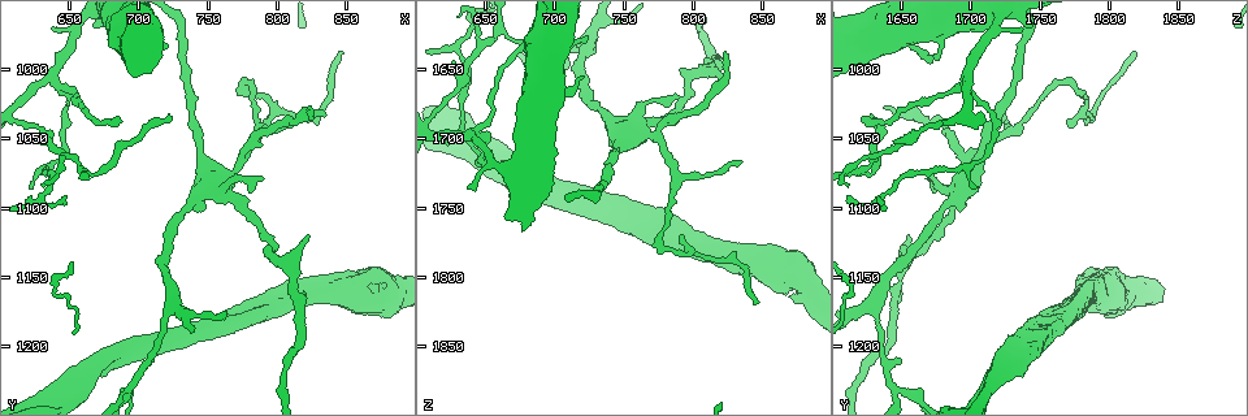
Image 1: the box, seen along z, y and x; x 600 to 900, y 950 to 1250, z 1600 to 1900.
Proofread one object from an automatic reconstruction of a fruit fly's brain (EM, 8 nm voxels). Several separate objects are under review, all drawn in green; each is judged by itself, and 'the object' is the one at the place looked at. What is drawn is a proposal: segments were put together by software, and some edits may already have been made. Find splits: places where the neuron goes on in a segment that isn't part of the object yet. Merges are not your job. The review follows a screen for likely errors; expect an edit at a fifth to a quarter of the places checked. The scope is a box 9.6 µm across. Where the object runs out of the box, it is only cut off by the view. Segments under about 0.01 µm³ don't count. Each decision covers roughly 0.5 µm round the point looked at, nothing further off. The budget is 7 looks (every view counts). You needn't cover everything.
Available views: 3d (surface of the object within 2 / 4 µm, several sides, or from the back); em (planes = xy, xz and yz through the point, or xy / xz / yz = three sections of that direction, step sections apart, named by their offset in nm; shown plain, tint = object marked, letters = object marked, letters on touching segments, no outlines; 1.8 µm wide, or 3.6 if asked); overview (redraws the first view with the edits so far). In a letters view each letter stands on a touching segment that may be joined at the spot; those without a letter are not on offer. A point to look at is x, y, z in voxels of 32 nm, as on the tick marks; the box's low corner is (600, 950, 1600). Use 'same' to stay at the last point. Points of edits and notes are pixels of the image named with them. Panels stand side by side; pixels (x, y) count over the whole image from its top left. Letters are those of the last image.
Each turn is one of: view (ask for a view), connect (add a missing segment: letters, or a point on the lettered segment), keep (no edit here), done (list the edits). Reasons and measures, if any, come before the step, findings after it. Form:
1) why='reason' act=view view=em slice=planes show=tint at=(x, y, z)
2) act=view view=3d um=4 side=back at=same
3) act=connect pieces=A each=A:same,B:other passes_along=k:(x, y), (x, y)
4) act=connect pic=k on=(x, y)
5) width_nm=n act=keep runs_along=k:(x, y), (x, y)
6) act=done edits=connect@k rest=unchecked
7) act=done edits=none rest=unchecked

act=view view=3d um=4 at=(642, 970, 1738)

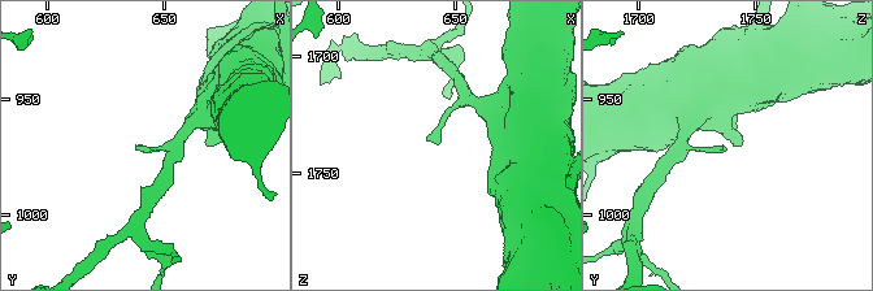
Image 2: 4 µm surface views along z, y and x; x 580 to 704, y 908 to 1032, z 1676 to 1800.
act=view view=em slice=planes show=letters at=(641, 969, 1738)

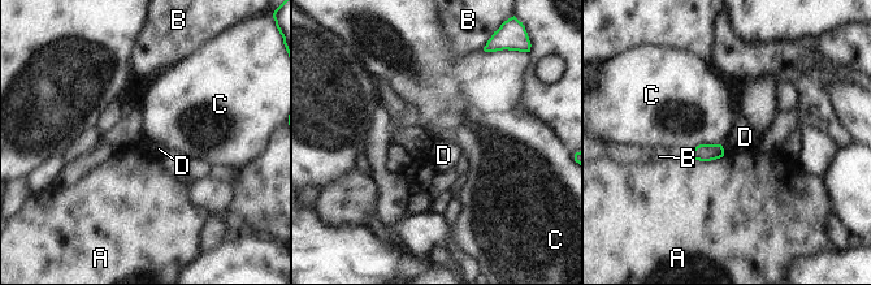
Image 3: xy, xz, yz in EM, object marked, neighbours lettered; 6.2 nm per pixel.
width_nm=110 act=keep each=A:other,B:other,C:other,D:other found='none of them fits'

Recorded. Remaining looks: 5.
why='tapers out' act=view view=3d um=4 at=(792, 1078, 1670)

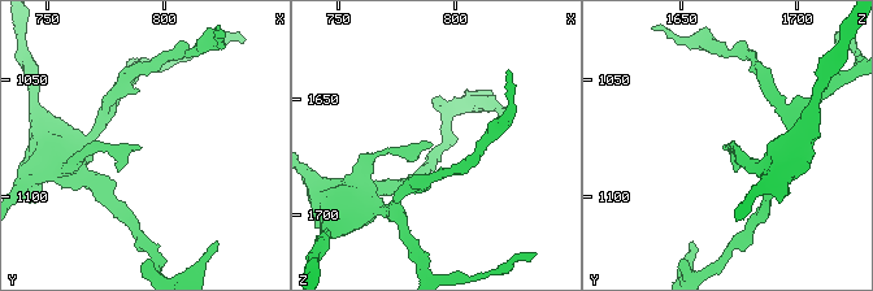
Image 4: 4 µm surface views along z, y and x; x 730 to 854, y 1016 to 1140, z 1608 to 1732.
why='now the EM' act=view view=em slice=planes show=letters at=(790, 1079, 1669)

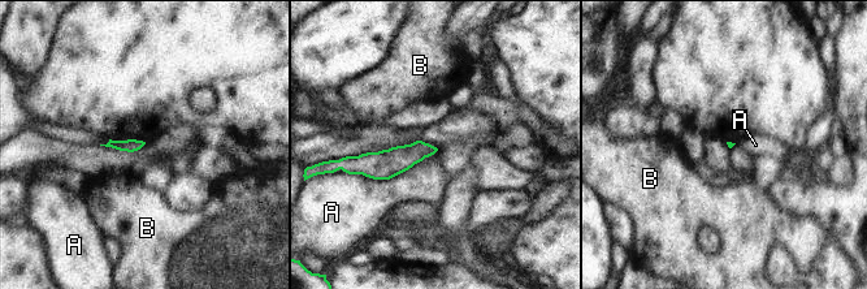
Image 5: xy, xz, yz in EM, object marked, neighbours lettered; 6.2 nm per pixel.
act=keep each=A:other,B:other border=5:(423, 159), (389, 178), (350, 175) found='none of them fits'

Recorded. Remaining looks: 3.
why='three-way junction' act=view view=em slice=xz step=4 show=tint at=(724, 1170, 1630)

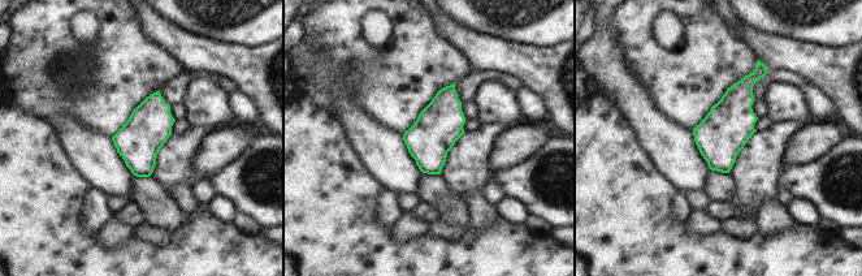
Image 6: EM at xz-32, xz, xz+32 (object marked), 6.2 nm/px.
why='another direction' act=view view=em slice=yz step=4 show=letters at=same

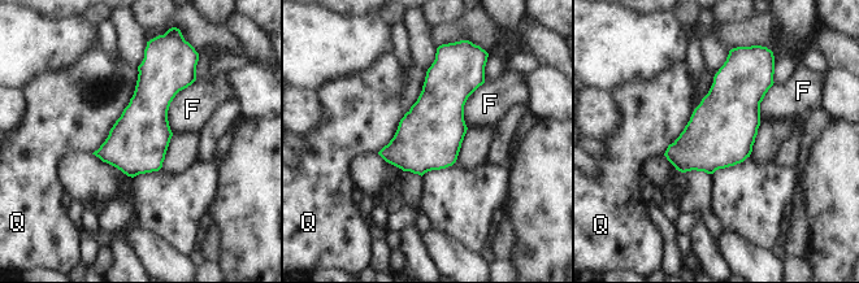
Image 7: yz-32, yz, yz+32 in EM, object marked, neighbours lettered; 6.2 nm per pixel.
act=keep each=F:other,Q:other border=7:(138, 68), (129, 104), (92, 153) found='no lettered segment goes on from it'

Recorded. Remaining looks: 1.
act=done edits=none rest=unchecked

